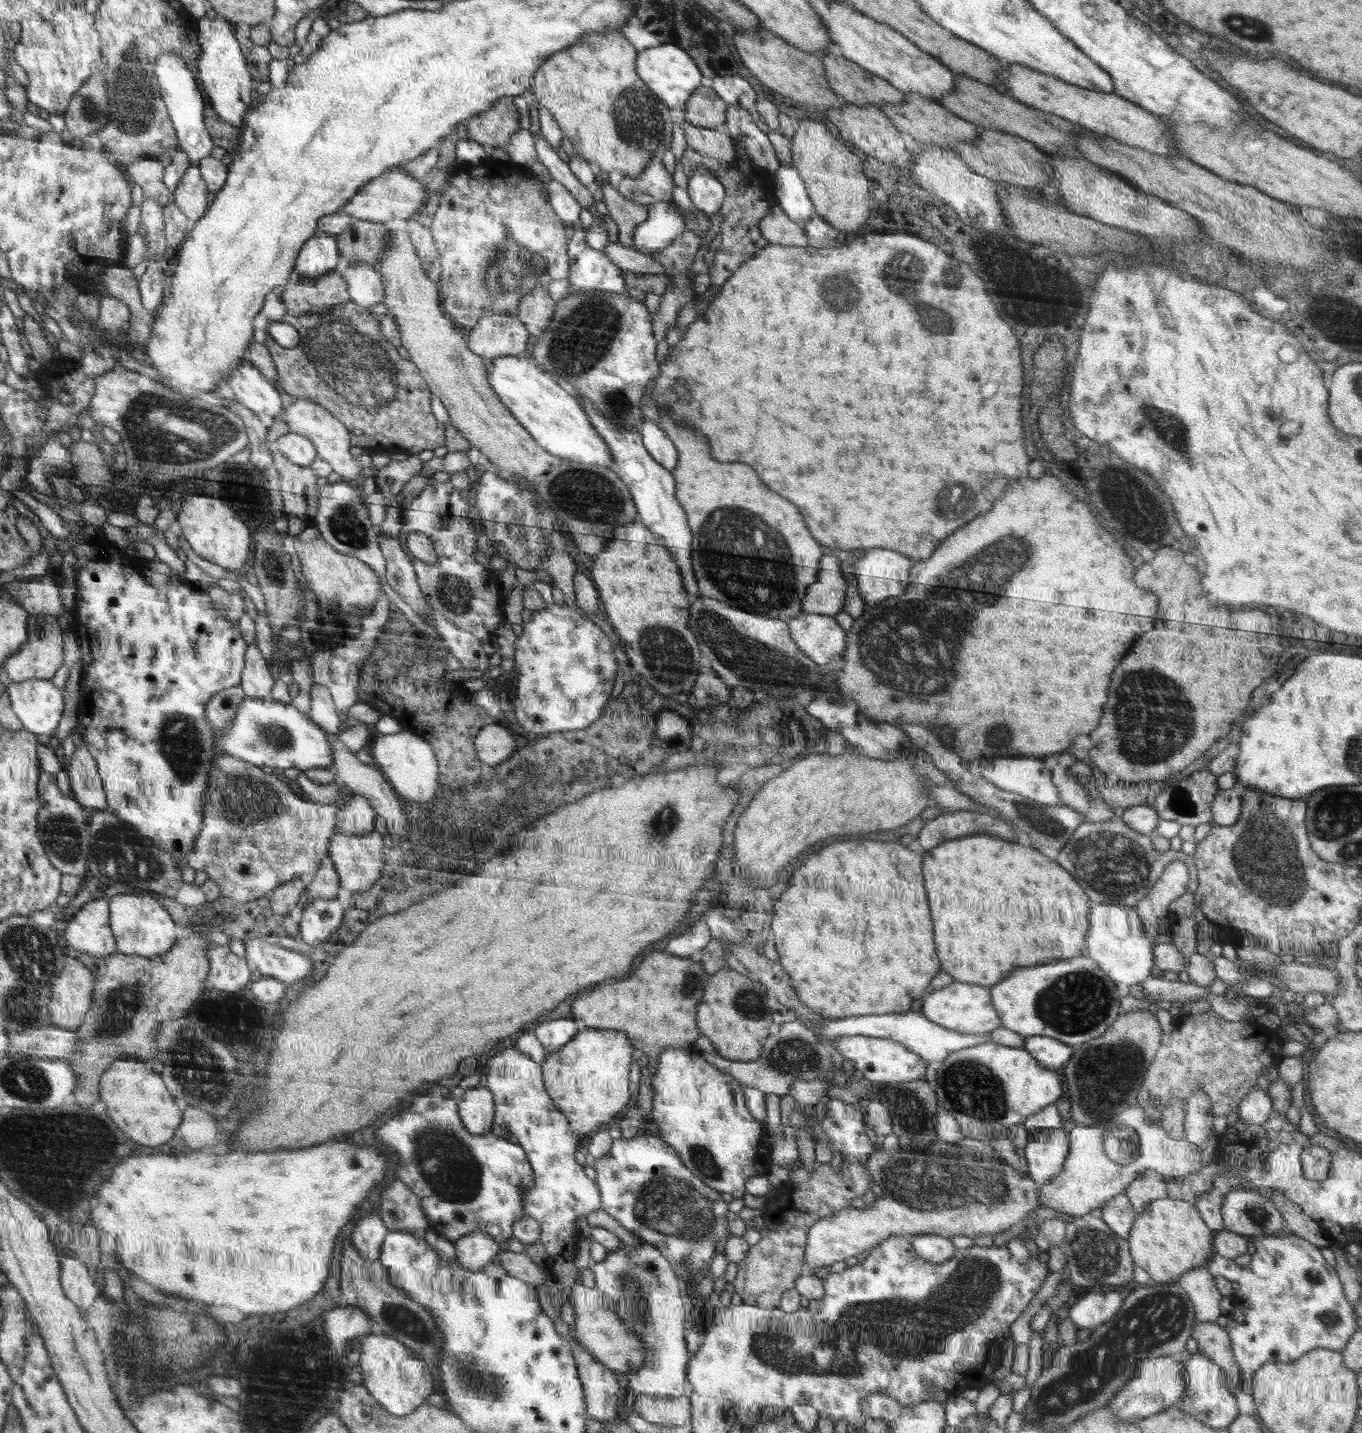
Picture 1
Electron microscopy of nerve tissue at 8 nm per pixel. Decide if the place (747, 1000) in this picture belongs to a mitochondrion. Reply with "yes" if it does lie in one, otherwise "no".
yes

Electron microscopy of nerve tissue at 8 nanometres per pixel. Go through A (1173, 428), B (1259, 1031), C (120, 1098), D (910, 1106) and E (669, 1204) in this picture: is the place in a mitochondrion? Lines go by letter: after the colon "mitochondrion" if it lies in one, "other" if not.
A: mitochondrion
B: other
C: other
D: mitochondrion
E: mitochondrion

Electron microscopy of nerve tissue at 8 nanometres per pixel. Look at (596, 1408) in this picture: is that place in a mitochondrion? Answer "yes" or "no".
no

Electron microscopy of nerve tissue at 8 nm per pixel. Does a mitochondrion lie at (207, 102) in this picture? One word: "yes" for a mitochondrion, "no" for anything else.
no

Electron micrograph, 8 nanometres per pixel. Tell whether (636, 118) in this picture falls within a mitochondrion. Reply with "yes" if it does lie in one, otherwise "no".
yes

